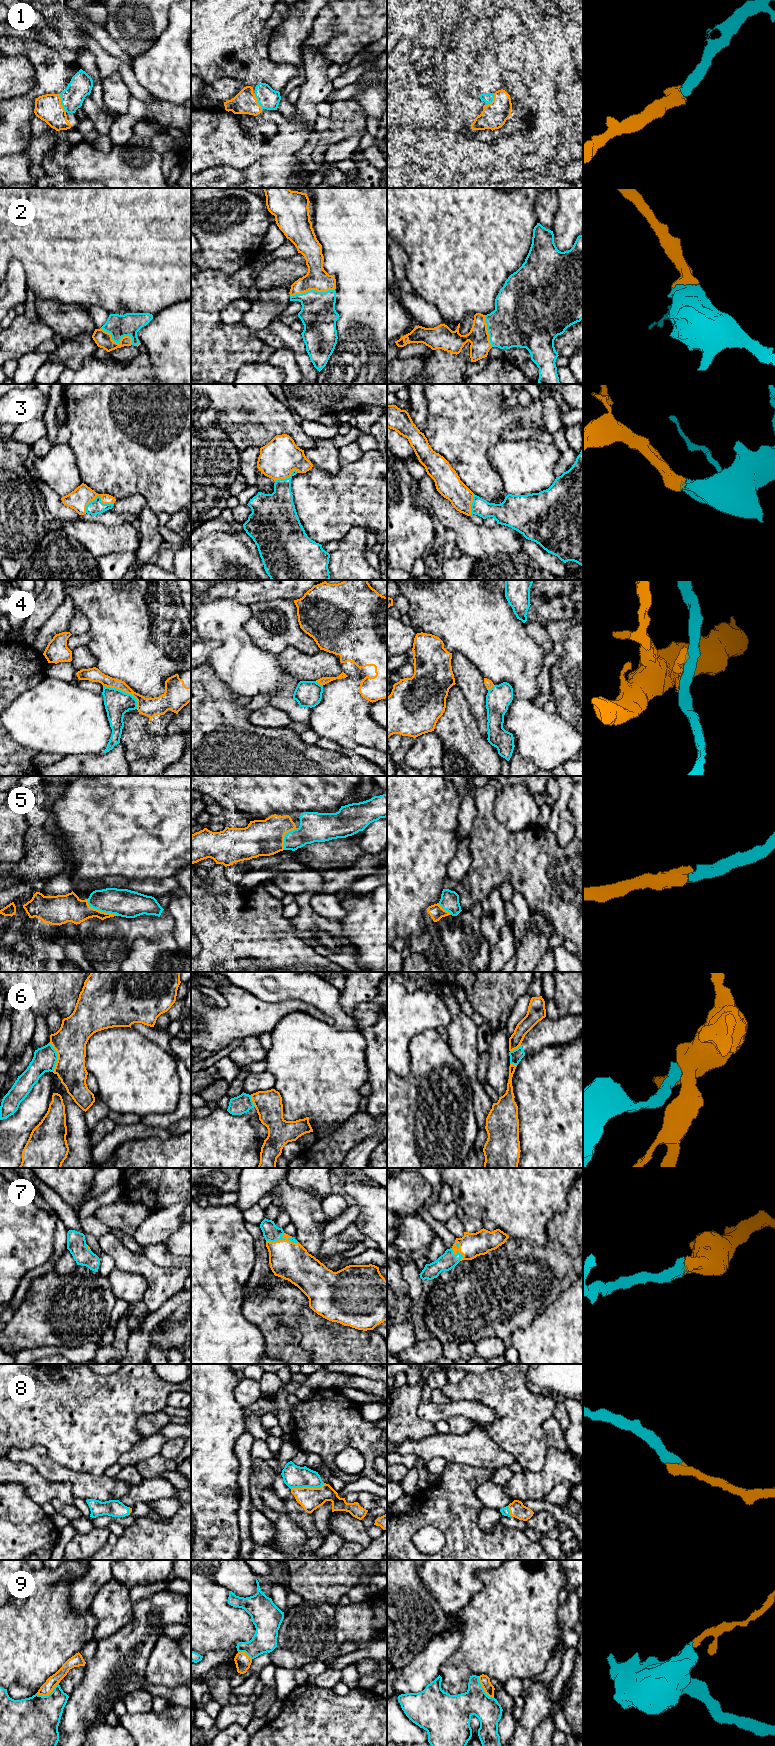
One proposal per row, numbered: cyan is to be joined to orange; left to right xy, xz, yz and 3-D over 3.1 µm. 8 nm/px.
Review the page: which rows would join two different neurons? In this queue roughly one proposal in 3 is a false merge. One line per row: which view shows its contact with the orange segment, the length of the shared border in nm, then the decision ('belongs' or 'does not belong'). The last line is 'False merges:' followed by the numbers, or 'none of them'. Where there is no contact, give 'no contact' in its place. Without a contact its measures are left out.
1: contact in xy; length 160 nm; belongs
2: contact in xy; length 300 nm; belongs
3: contact in xy; length 240 nm; belongs
4: contact in xy; length 340 nm; does not belong
5: contact in xy; length 280 nm; belongs
6: contact in xy; length 240 nm; does not belong
7: contact in xz; length 260 nm; belongs
8: contact in xz; length 280 nm; belongs
9: contact in yz; length 220 nm; does not belong
False merges: 4, 6, 9

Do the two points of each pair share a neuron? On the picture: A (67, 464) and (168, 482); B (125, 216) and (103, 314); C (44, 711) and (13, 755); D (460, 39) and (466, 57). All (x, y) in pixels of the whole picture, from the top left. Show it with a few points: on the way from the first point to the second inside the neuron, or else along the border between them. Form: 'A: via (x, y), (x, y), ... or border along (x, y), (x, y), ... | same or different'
A: border along (68, 444), (74, 454), (82, 482) | different
B: border along (87, 307), (101, 305), (110, 313) | different
C: border along (10, 736), (18, 743), (38, 752) | different
D: via (461, 43), (465, 47), (465, 53) | same

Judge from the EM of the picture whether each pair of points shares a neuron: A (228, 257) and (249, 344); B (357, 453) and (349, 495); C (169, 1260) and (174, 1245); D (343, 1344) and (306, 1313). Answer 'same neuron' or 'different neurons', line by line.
A: different neurons
B: different neurons
C: different neurons
D: same neuron

